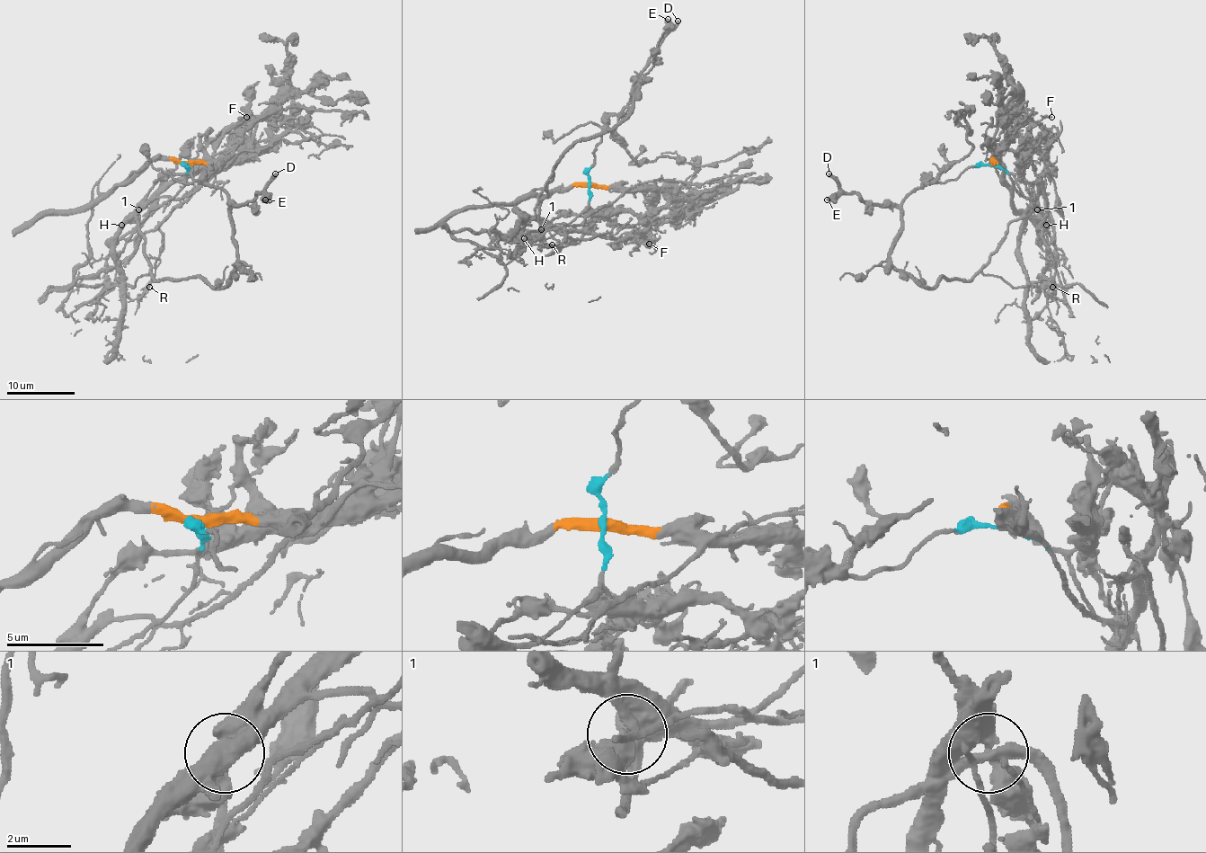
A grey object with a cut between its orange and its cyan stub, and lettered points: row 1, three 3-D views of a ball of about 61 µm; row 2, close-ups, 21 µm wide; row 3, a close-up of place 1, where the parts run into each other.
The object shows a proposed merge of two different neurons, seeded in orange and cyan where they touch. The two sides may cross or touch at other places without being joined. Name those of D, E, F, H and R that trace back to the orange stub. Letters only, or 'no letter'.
F, H, R

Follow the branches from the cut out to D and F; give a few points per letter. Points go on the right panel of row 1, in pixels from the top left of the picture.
D: (992, 164), (977, 164), (953, 180), (917, 186), (899, 205), (868, 205), (858, 195), (846, 193), (829, 173)
F: (992, 164), (996, 164), (996, 155), (1007, 149), (1022, 154), (1041, 127), (1040, 121), (1052, 117)

